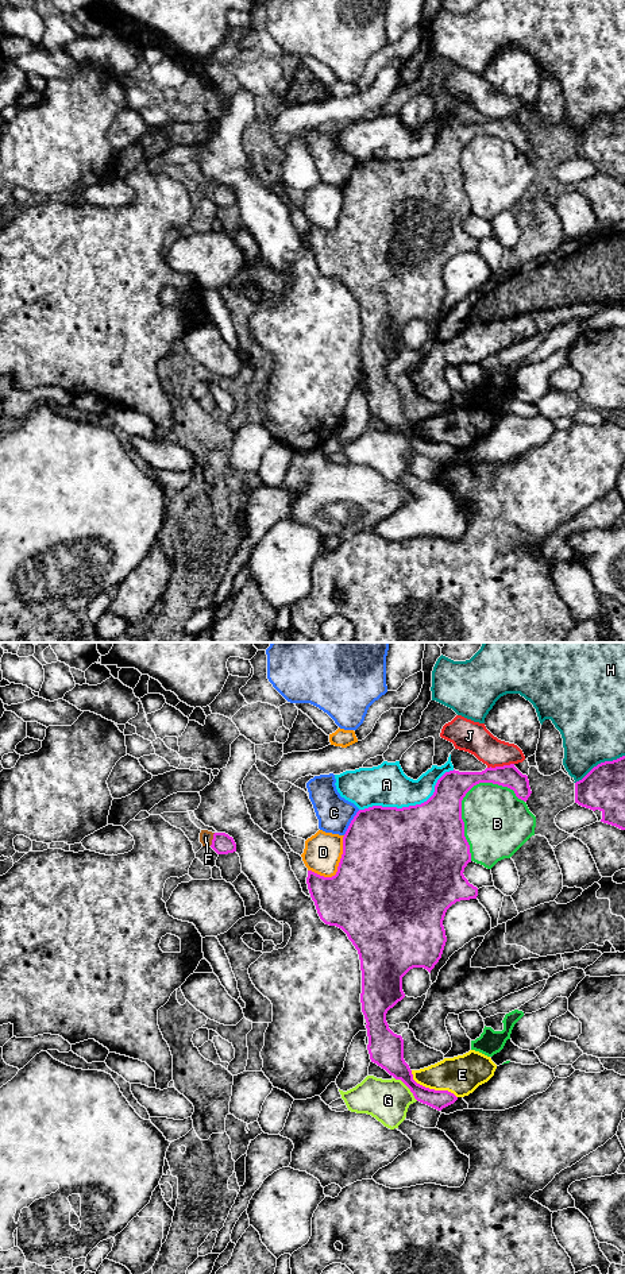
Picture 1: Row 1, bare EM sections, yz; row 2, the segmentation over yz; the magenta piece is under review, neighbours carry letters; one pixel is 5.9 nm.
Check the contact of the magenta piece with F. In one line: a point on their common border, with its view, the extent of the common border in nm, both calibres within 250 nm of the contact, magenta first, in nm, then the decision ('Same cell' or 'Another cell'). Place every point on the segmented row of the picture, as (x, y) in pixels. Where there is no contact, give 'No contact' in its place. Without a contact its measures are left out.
Touches magenta at yz (212, 840). Shared border 90 nm. Thickness 120 nm (magenta) against 80 nm. Same cell

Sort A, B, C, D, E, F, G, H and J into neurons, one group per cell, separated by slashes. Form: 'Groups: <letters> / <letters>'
Groups: A / B / C / D / E / F / G / H / J

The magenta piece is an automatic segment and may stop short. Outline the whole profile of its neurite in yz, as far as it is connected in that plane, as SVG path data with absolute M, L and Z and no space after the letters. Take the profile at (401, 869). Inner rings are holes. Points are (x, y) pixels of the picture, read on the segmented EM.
M514 764L486 768L482 772L445 772L436 783L433 795L424 803L409 807L373 806L359 810L343 837L343 854L337 872L332 877L308 870L306 884L320 919L342 929L358 950L362 970L362 1012L369 1036L367 1050L371 1062L385 1069L396 1080L401 1080L414 1099L437 1111L454 1104L458 1097L448 1090L435 1090L417 1084L404 1059L404 1039L394 1034L386 1022L386 1014L405 997L402 977L413 968L424 968L429 973L441 958L447 937L443 920L447 910L460 900L477 899L478 888L468 883L463 872L471 862L470 845L464 837L462 800L479 783L508 787L524 802L532 791L526 775Z

